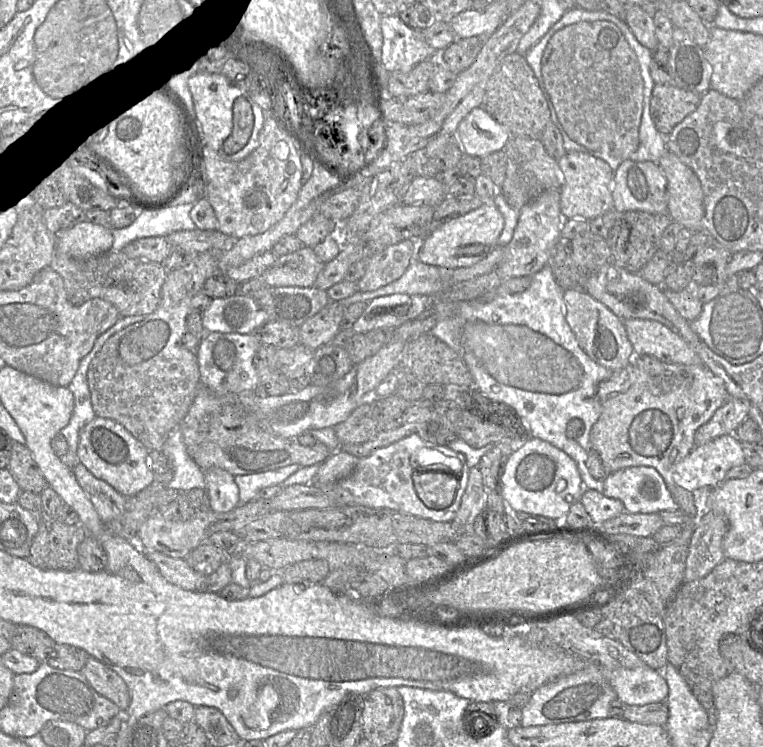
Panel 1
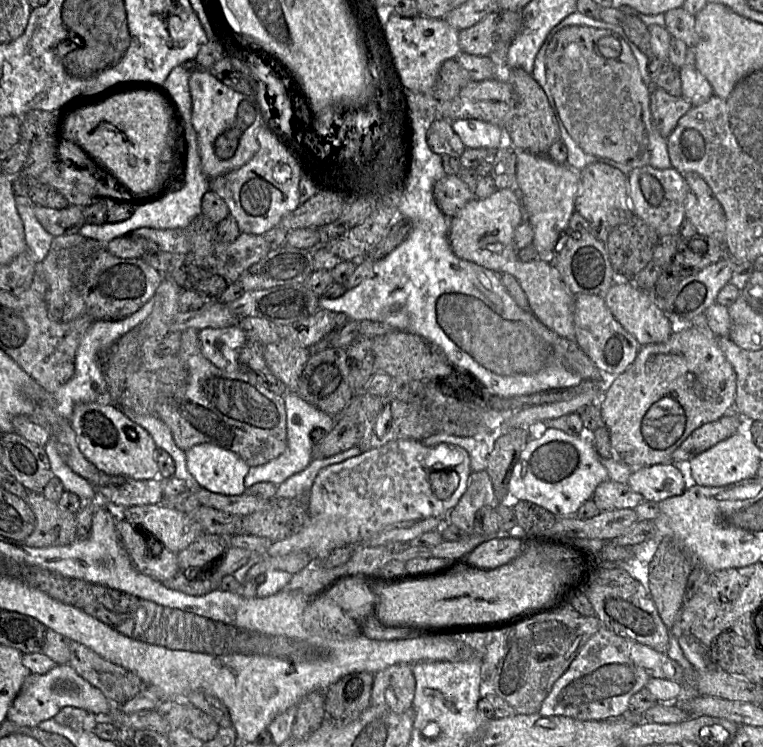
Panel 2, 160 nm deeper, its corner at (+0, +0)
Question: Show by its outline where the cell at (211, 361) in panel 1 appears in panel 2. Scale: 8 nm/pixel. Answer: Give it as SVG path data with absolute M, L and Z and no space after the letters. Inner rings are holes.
M238 326L199 330L202 354L216 367L239 371L238 357L247 337Z

